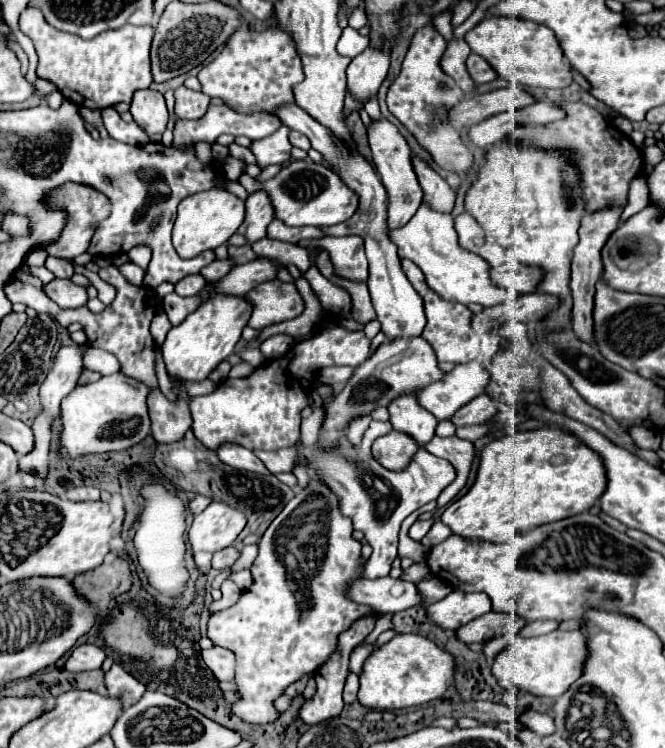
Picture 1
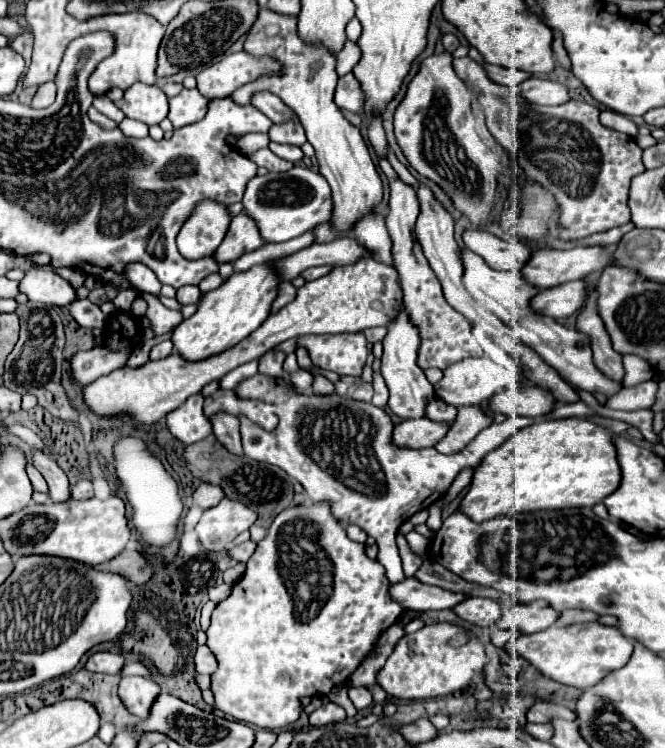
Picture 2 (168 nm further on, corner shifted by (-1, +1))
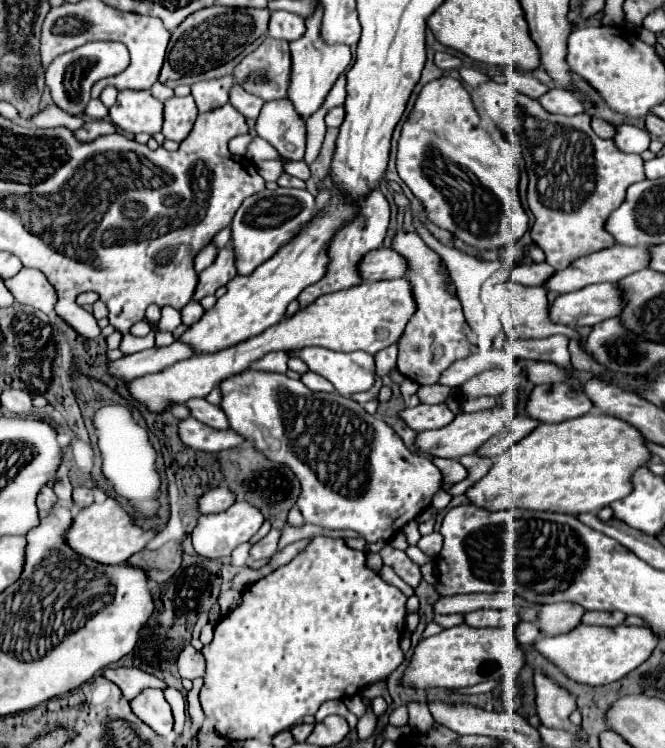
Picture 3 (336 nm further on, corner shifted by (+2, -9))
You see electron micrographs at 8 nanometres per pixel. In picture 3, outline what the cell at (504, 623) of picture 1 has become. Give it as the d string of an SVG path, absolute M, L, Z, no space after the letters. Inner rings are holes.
M572 603L544 605L538 609L536 625L542 635L560 635L560 633L572 631L580 623L582 615L584 615L584 609Z

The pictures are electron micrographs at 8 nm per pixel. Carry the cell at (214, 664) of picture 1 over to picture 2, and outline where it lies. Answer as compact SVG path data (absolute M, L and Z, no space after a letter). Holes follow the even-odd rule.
M199 645L197 653L195 653L195 671L211 675L215 669L217 669L217 661L215 661L213 653L209 651L207 645Z

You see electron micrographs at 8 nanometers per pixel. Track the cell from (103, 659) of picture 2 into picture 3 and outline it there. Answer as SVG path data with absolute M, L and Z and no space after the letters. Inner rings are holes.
M136 667L104 669L100 675L104 675L106 679L110 679L112 683L116 683L128 701L134 699L146 687L158 687L158 689L166 687L166 683L162 679L150 675L150 673L142 671L142 669L136 669Z

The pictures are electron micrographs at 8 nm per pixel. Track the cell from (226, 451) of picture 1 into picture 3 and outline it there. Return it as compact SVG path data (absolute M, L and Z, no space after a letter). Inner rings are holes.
M190 399L186 405L190 407L192 417L196 417L202 423L206 423L208 427L218 429L218 431L230 429L224 411L220 407L216 407L216 405L212 405L212 403L208 403L206 399Z

